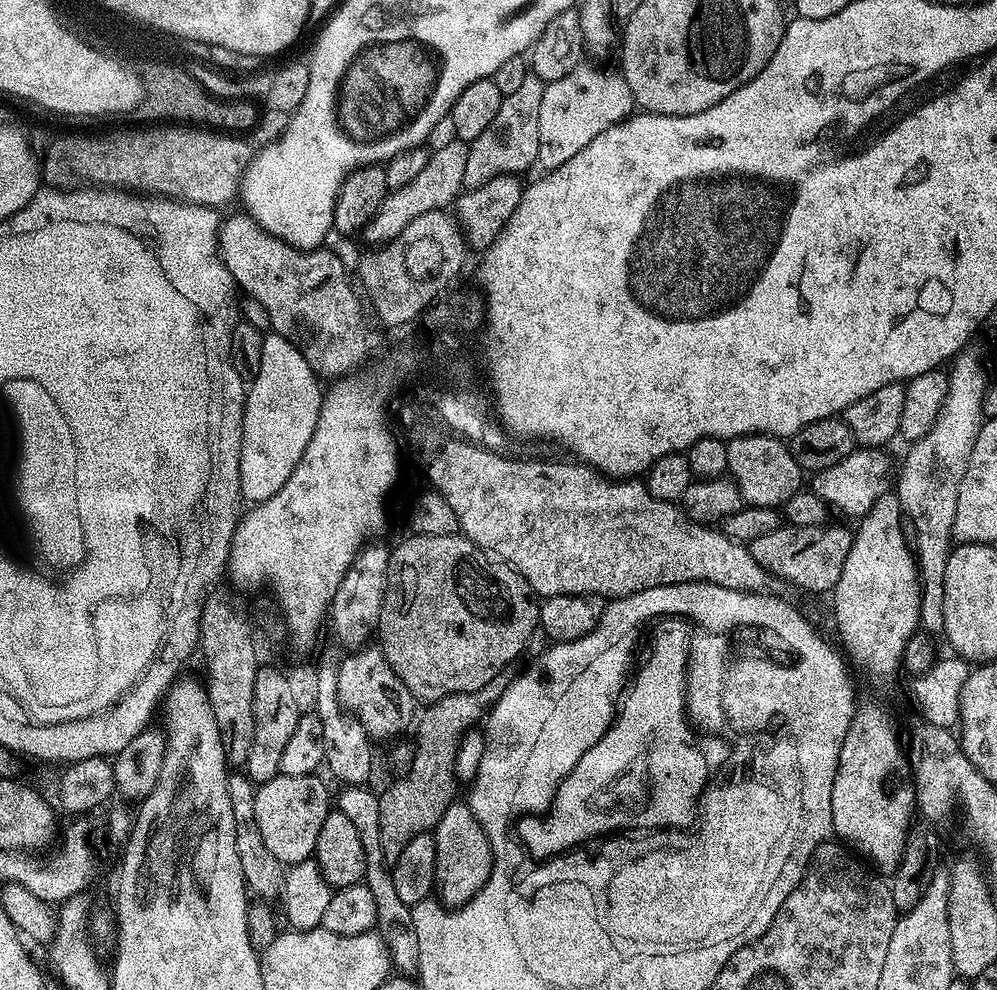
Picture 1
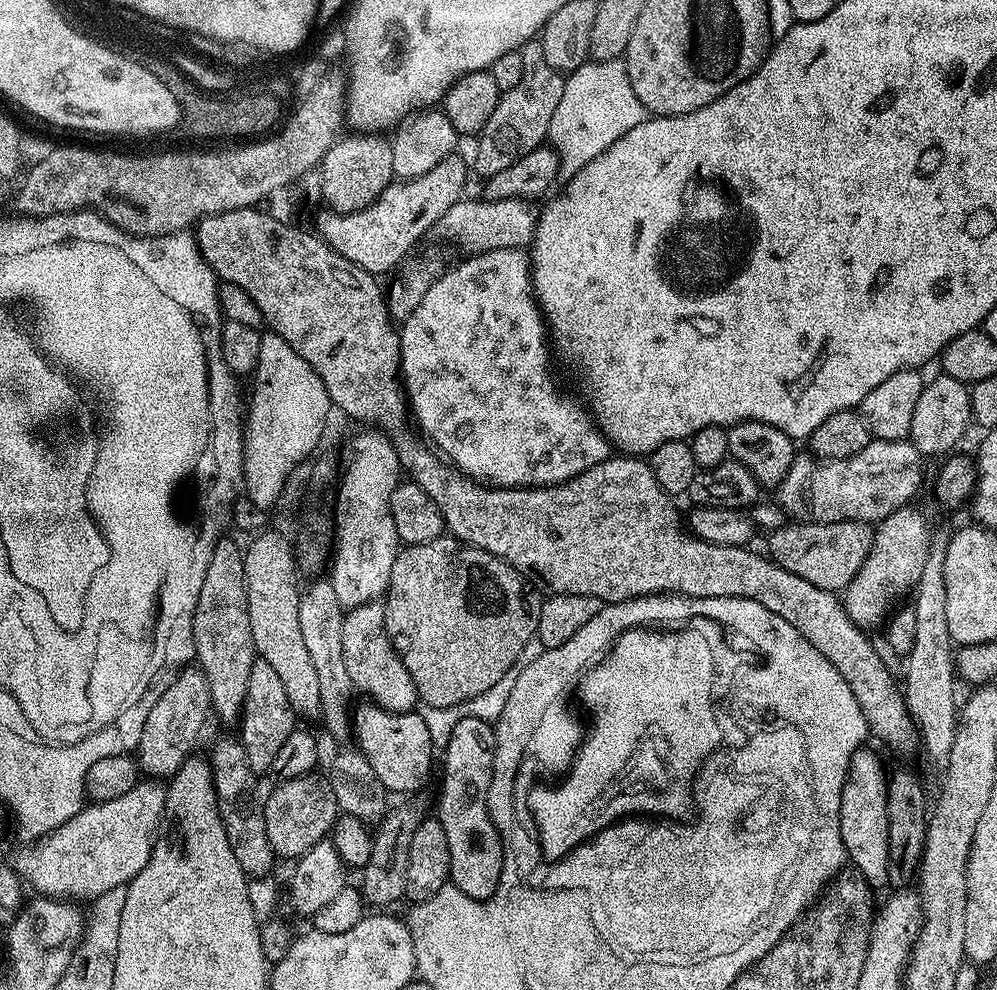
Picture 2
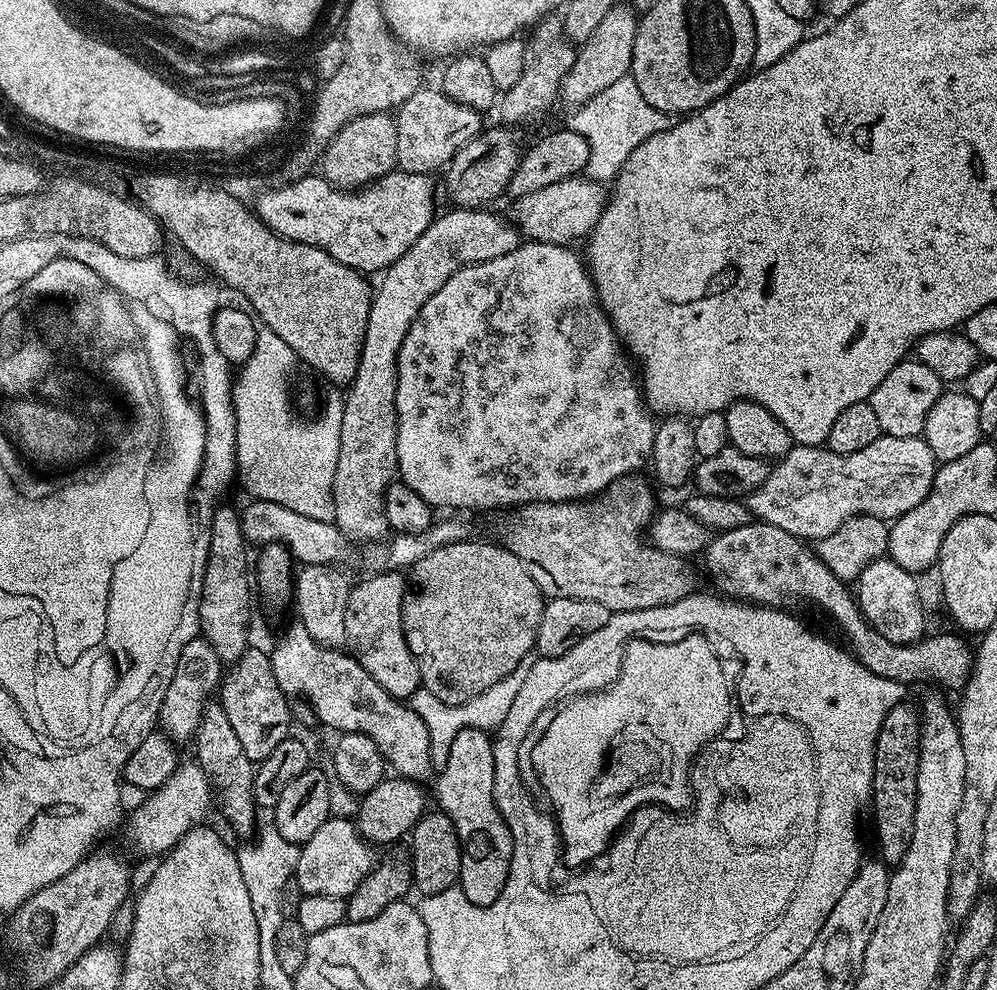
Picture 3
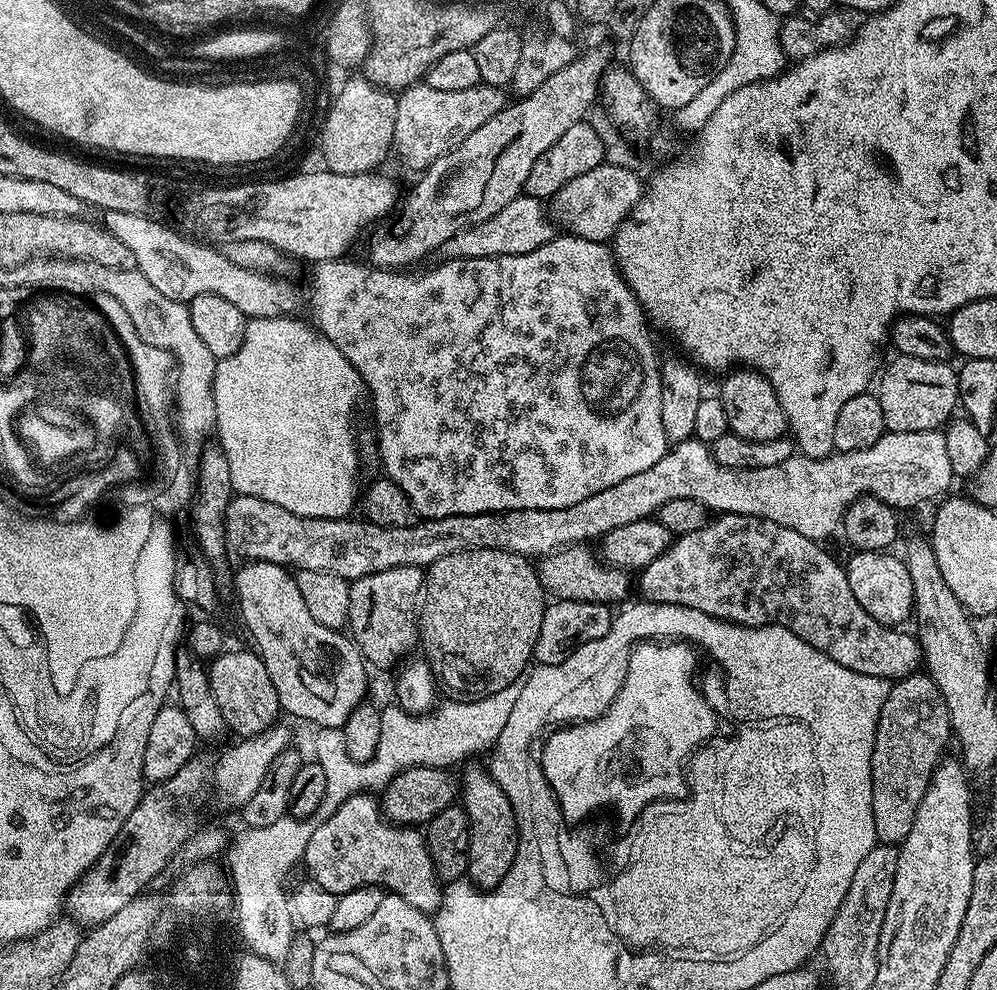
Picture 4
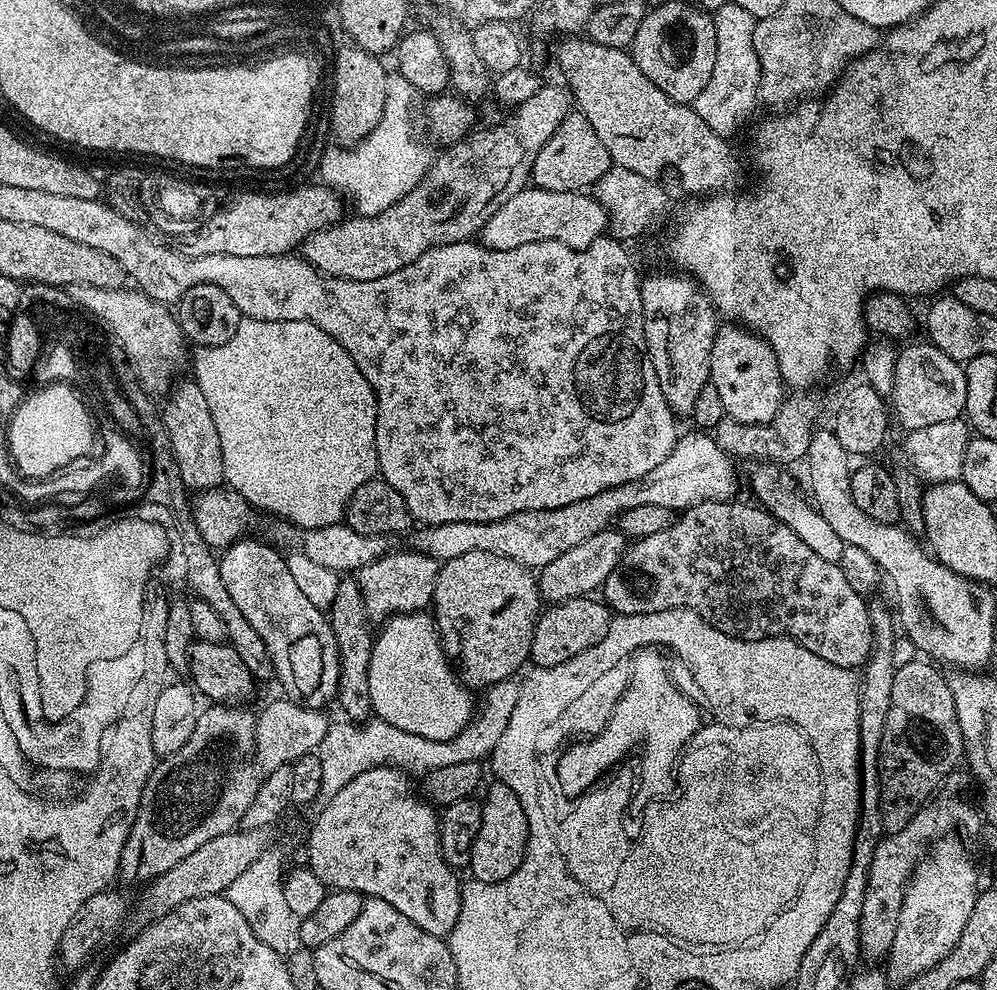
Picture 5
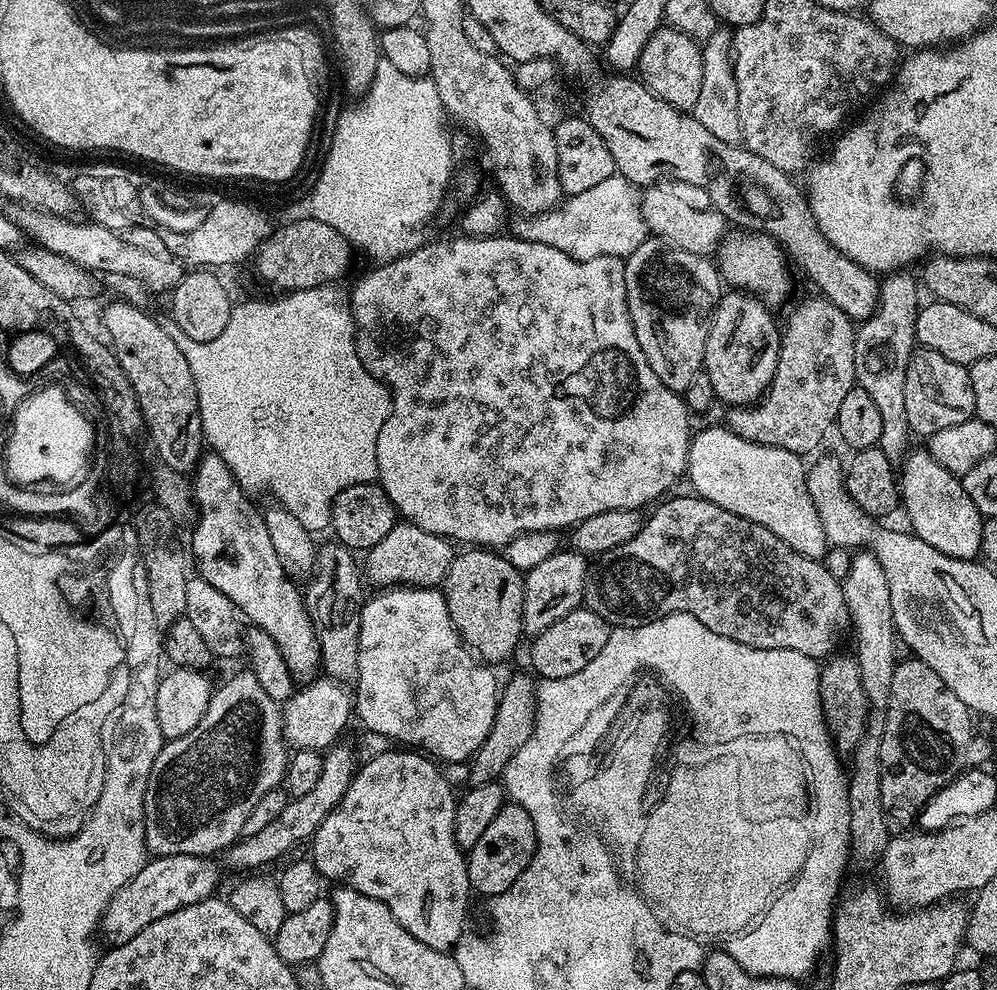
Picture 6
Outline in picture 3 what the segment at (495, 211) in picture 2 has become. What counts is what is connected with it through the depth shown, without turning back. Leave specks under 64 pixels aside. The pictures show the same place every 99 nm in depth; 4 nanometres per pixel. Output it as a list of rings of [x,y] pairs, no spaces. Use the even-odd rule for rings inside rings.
[[[587,175],[568,176],[562,182],[554,182],[534,194],[515,197],[510,213],[521,237],[538,244],[571,245],[572,240],[583,241],[591,232],[608,203],[609,193],[599,180],[589,180]]]

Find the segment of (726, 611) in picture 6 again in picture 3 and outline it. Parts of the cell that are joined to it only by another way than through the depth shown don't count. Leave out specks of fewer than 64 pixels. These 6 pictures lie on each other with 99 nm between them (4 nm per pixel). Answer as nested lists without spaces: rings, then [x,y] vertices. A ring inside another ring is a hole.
[[[753,522],[713,535],[702,559],[716,587],[713,589],[725,598],[778,609],[792,606],[788,604],[817,604],[840,627],[847,651],[858,663],[866,666],[866,670],[882,678],[890,678],[902,686],[916,684],[919,680],[937,680],[960,694],[972,677],[973,645],[958,636],[928,634],[914,644],[899,644],[890,642],[890,638],[882,638],[882,634],[878,634],[861,614],[857,597],[848,593],[849,585],[838,579],[805,541],[794,534],[786,534],[786,530],[778,530],[778,526]]]

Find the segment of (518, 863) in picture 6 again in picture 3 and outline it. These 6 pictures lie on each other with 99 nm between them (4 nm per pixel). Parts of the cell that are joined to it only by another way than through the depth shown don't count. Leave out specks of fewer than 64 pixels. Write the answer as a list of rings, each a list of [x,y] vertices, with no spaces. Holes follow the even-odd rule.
[[[464,728],[450,747],[444,769],[436,777],[439,811],[454,822],[462,850],[458,886],[474,906],[490,906],[502,894],[512,861],[512,831],[494,802],[493,737],[478,728]]]

